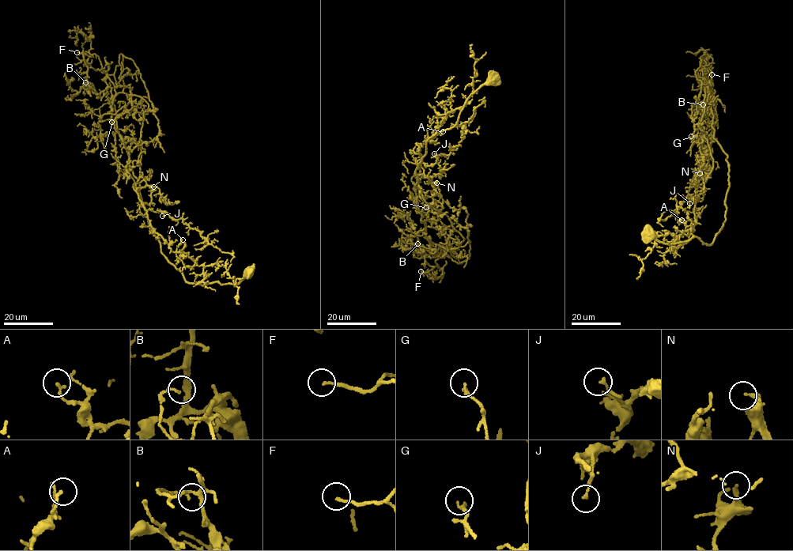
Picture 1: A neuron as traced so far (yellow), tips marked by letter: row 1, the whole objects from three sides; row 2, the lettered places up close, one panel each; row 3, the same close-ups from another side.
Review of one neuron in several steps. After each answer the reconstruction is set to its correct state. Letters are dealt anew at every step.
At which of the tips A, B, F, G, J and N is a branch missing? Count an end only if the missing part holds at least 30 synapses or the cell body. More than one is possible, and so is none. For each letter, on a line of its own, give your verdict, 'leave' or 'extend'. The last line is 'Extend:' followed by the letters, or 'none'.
A: leave
B: leave
F: extend
G: leave
J: leave
N: extend
Extend: F, N

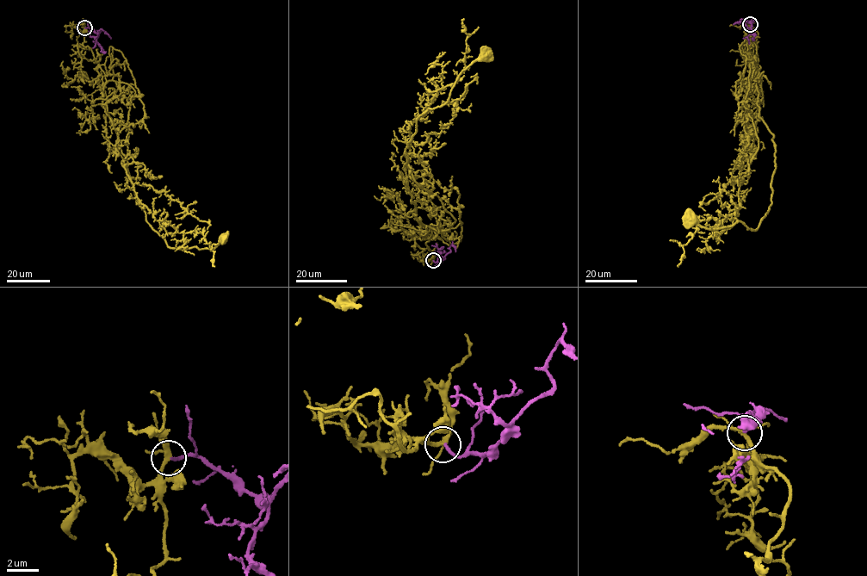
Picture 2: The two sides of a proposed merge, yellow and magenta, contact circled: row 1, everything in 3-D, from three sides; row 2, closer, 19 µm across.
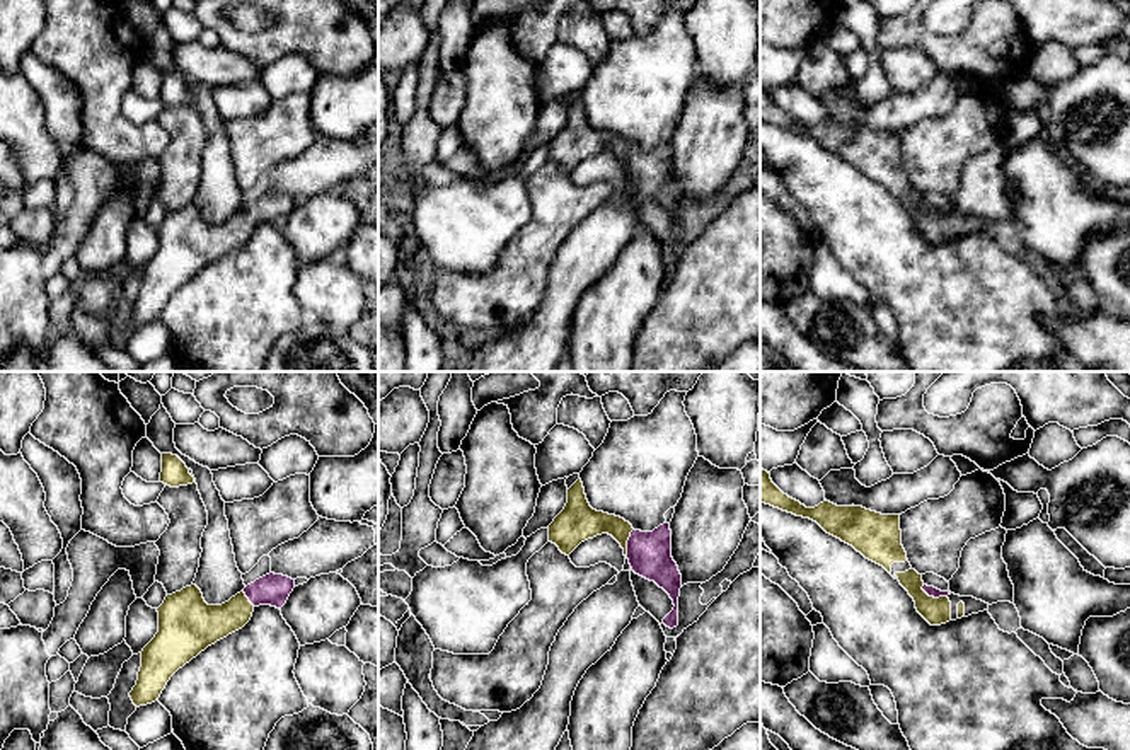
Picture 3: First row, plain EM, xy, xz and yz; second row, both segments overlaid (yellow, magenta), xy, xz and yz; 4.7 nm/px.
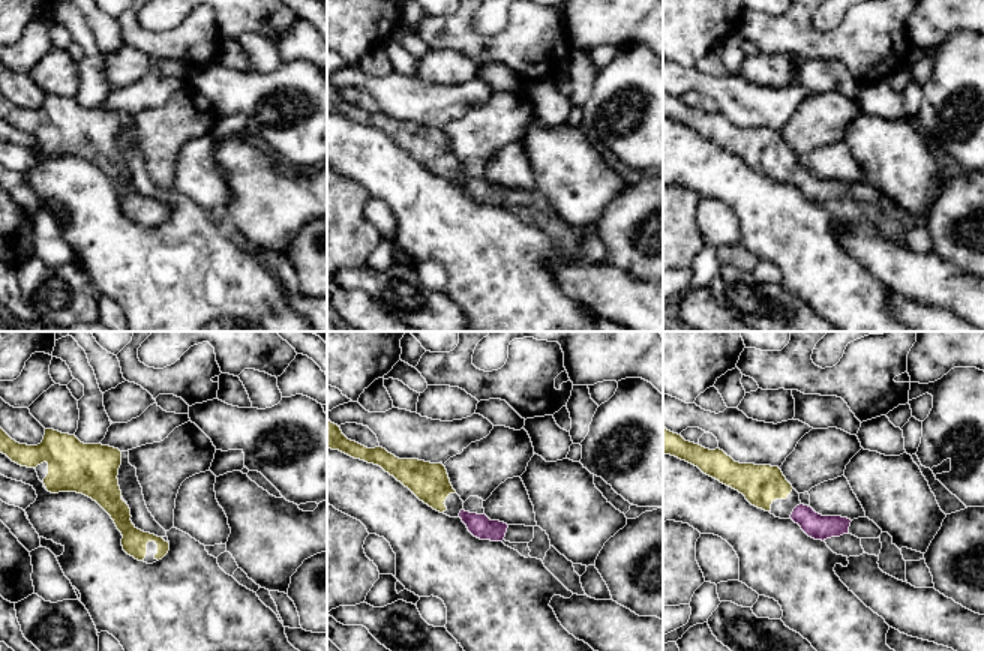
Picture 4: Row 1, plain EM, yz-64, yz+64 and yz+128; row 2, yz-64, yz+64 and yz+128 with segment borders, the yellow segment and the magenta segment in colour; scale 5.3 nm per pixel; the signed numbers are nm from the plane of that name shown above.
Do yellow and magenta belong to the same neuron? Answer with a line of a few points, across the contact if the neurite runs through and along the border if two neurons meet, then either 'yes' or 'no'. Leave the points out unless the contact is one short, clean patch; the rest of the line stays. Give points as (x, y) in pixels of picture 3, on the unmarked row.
line xz (578, 140), (609, 142), (626, 162), (636, 162), (650, 171); yes

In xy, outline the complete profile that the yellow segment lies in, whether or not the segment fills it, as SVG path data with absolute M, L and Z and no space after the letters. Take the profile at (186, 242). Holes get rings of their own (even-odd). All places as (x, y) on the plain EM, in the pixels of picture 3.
M269 191L254 201L247 203L240 211L222 223L208 223L201 208L196 203L186 205L181 210L167 213L159 230L159 251L141 269L141 285L138 298L130 315L136 326L159 319L170 295L196 276L208 264L242 247L259 223L281 227L295 206L295 198Z

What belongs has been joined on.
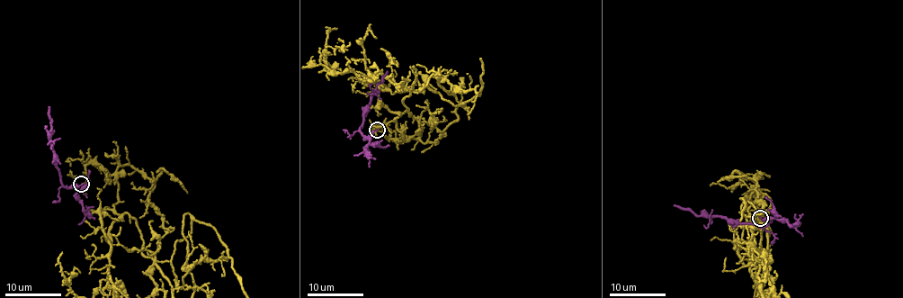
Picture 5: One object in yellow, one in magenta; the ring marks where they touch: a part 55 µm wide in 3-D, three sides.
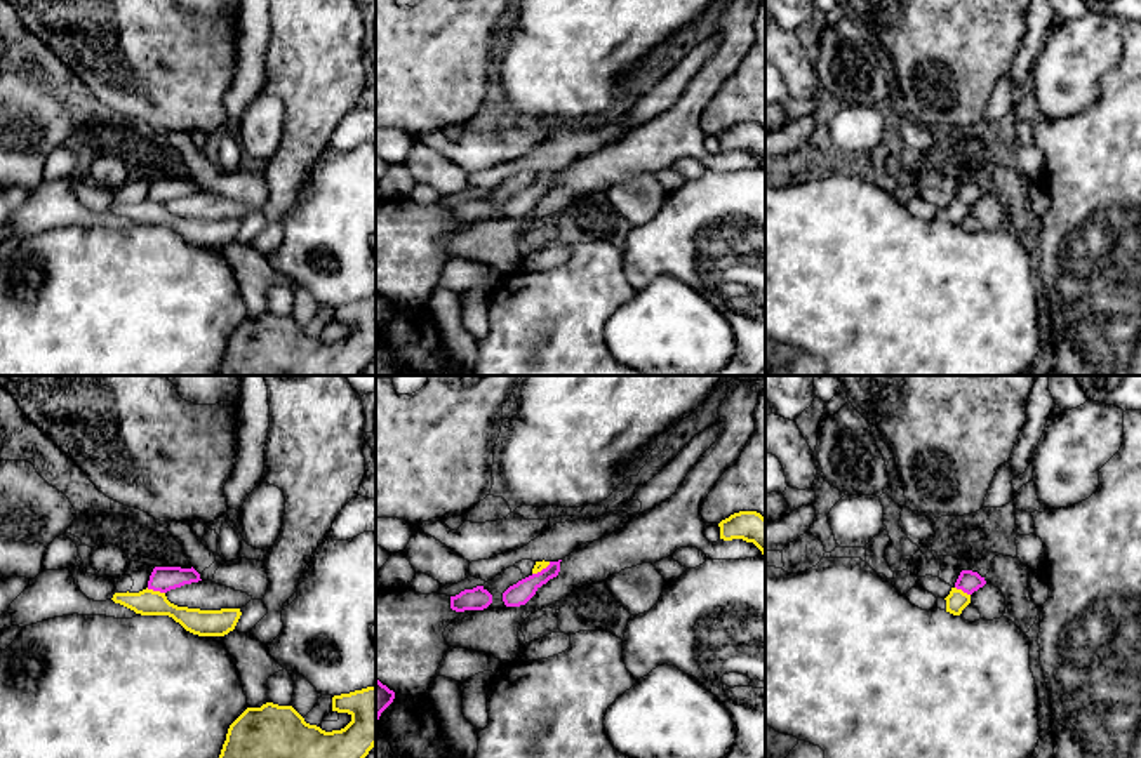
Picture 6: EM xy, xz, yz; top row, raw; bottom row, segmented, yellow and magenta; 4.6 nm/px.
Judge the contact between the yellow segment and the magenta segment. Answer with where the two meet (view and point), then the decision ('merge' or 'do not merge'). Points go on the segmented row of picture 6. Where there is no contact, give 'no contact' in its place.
meets yellow in xy at (155, 591); do not merge

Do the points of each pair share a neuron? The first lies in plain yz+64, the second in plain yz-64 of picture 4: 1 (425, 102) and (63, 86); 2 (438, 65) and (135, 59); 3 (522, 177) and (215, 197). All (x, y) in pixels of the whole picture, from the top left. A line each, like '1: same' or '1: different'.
1: different
2: same
3: same

